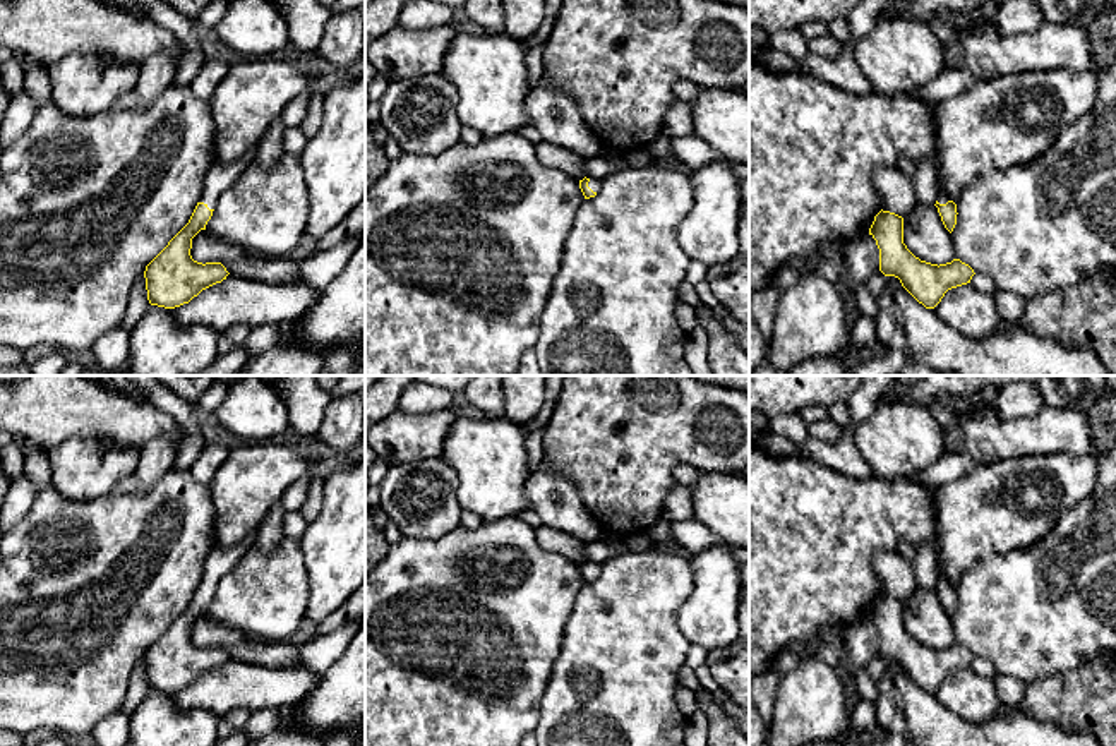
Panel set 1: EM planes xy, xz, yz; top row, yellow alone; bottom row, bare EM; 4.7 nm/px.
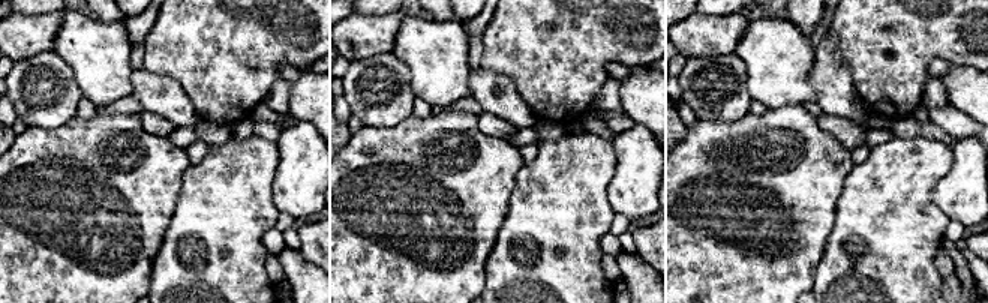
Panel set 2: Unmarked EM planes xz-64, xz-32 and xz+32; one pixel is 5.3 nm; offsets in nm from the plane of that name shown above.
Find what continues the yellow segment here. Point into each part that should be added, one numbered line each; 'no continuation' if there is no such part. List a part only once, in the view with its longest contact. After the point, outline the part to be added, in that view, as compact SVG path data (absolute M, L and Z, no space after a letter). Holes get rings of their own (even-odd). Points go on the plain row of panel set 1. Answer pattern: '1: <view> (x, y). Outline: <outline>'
1: xy (220, 559). Outline: M240 542L233 547L214 545L206 557L204 575L199 587L214 593L219 580L242 559L249 547L250 542Z

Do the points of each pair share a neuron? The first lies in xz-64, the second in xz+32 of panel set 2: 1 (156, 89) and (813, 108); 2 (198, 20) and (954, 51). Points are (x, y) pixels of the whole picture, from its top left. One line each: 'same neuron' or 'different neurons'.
1: different neurons
2: same neuron

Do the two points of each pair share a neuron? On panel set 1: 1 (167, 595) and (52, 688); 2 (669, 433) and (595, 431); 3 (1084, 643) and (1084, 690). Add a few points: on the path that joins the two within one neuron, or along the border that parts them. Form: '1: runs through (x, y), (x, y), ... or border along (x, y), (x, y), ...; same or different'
1: runs through (138, 613), (81, 669); same
2: runs through (650, 433), (631, 433), (623, 441), (614, 438); same
3: border along (1098, 654), (1070, 669), (1046, 676); different

